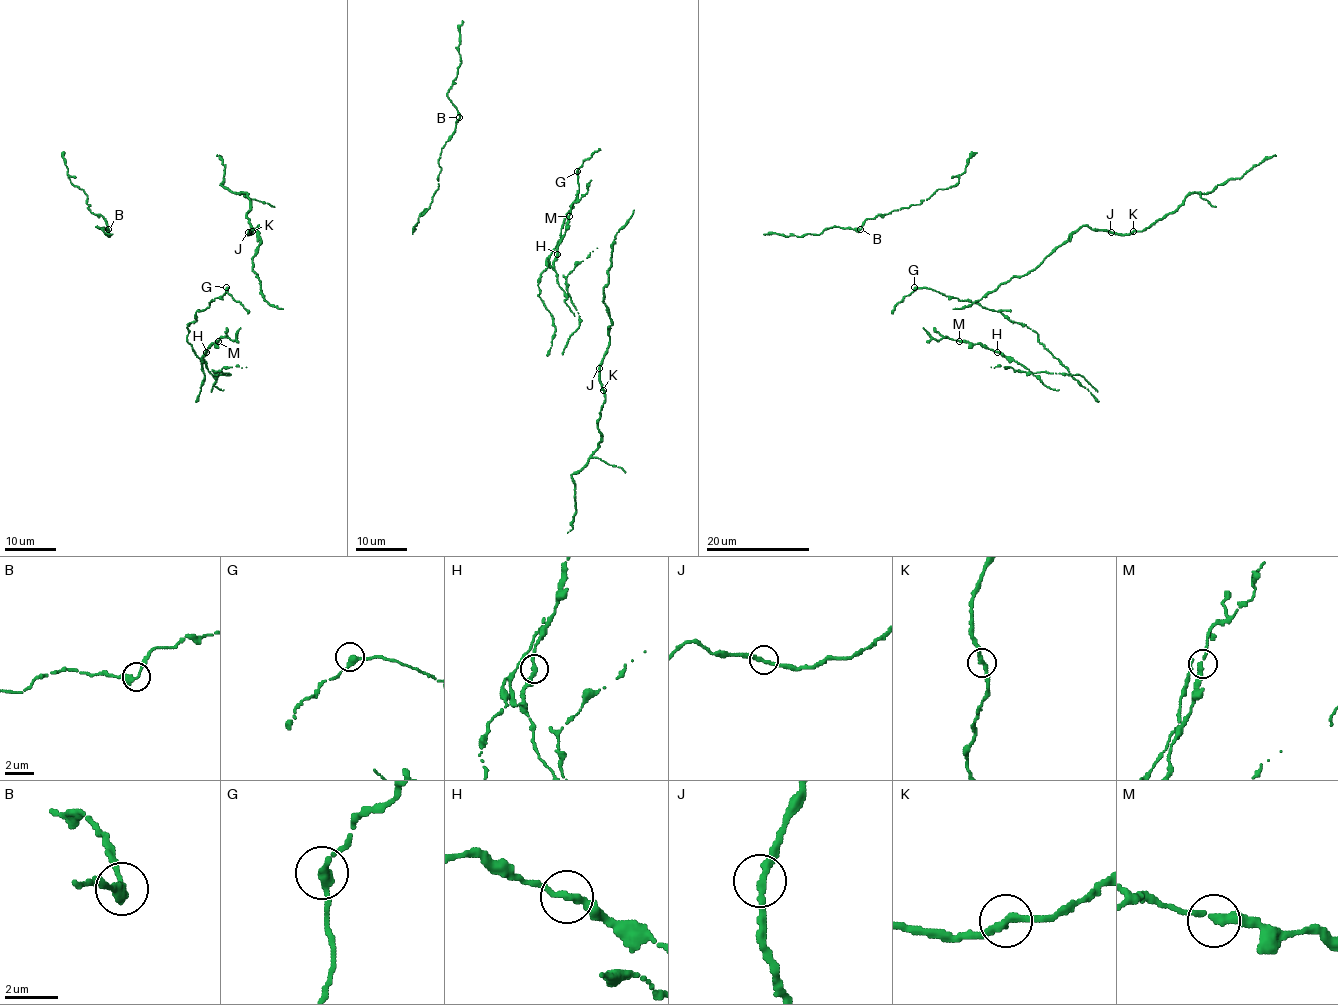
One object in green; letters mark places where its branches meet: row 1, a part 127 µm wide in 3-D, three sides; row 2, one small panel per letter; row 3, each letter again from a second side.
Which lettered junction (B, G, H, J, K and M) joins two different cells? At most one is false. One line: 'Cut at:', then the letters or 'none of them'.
Cut at: none of them

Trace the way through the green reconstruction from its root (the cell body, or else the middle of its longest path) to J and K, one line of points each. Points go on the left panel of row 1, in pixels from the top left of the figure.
J: (267, 303), (260, 290), (260, 281), (253, 270), (253, 257), (260, 243), (258, 225), (248, 232)
K: (267, 303), (260, 290), (260, 281), (253, 270), (253, 257), (260, 243), (258, 225), (251, 232)

